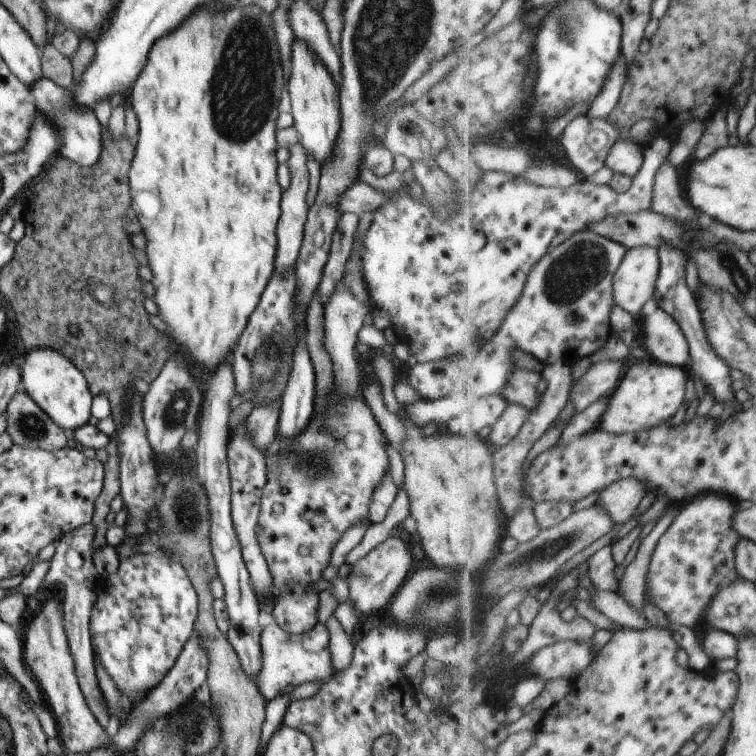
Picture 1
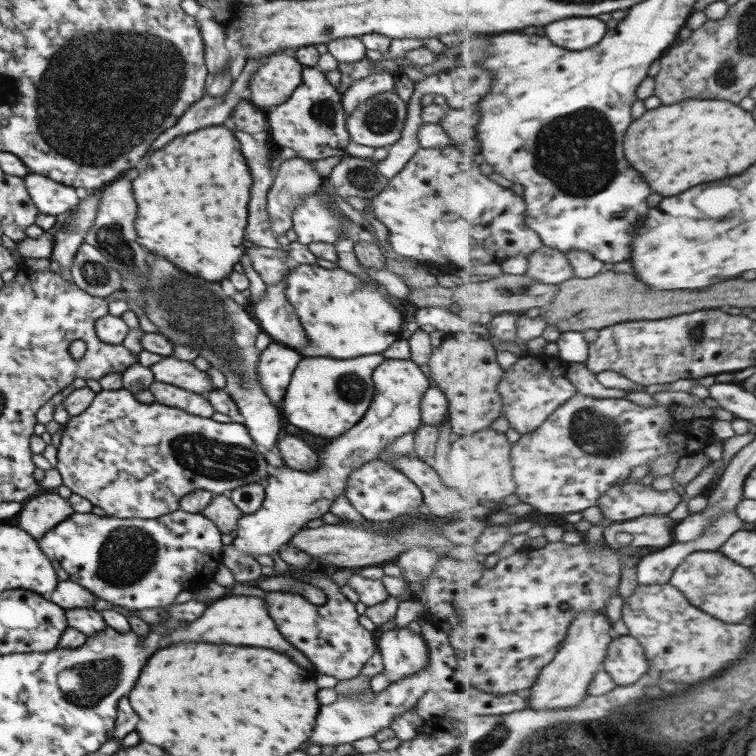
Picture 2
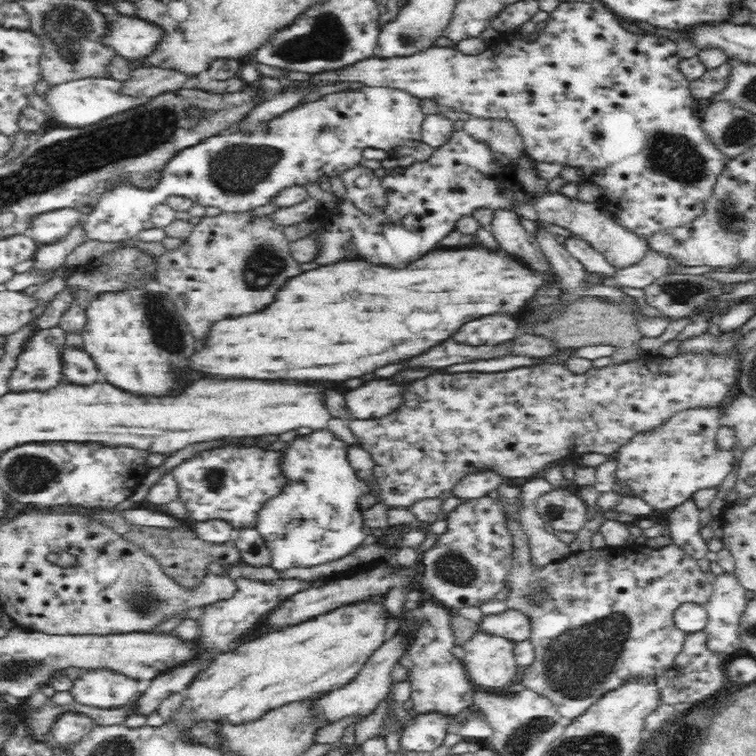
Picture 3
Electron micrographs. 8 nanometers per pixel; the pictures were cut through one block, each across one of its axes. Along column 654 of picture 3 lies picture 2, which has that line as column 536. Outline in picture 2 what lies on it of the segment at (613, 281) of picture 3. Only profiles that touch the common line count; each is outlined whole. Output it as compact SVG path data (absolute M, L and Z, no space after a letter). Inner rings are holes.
M545 246L530 256L531 267L526 276L546 284L559 284L577 276L576 269L564 251Z

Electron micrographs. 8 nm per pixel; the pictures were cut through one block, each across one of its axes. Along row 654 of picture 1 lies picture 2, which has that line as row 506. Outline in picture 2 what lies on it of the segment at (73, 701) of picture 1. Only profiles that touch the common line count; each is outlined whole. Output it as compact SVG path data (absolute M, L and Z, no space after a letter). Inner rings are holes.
M43 491L23 504L23 509L18 513L18 524L16 526L26 530L30 536L42 538L48 530L52 530L59 522L64 522L64 519L67 519L72 513L74 513L74 509L66 499L59 494L49 494Z

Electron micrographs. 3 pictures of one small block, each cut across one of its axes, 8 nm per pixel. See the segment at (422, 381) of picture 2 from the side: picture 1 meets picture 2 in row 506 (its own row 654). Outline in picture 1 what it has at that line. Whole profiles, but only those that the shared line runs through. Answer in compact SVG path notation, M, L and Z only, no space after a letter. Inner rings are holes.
M317 623L312 630L296 635L286 632L278 624L270 624L263 629L260 640L262 668L258 674L259 692L269 702L281 690L288 686L325 683L334 676L332 654L329 650L330 634L325 624Z

